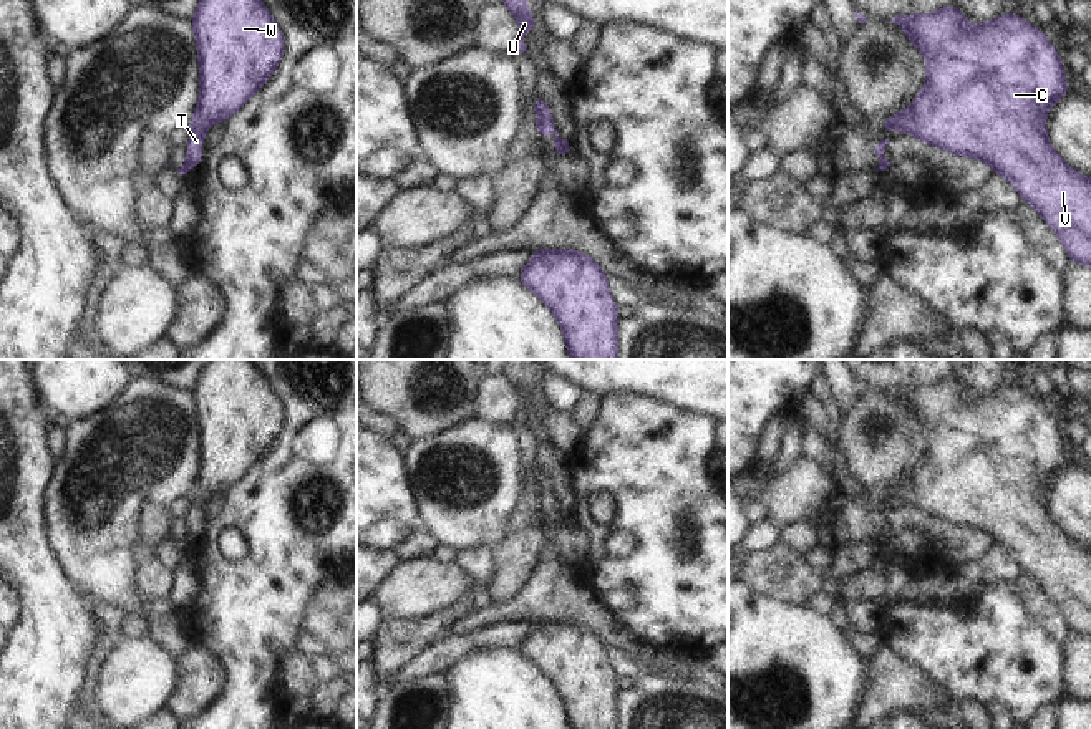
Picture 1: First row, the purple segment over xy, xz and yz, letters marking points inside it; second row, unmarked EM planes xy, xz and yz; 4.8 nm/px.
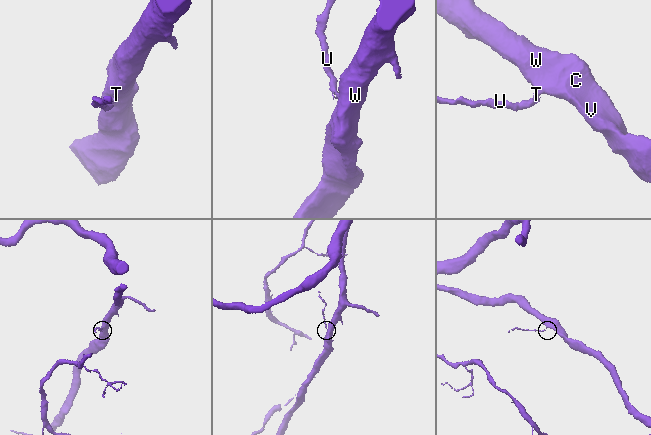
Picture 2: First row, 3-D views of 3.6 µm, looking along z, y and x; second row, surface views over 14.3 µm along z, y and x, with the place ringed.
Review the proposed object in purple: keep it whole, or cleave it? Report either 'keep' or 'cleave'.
cleave

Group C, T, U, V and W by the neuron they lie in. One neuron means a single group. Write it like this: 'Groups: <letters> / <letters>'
Groups: C T V W / U.

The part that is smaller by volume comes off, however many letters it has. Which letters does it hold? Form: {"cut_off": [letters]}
{"cut_off": ["U"]}

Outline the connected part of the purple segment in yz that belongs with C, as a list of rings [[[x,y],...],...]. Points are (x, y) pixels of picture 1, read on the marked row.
[[[953,5],[929,13],[929,15],[897,15],[890,23],[897,23],[909,36],[909,40],[924,53],[927,60],[927,83],[924,89],[919,93],[917,99],[902,113],[894,114],[880,123],[882,129],[890,133],[894,129],[904,129],[914,138],[942,147],[948,152],[963,156],[963,157],[977,157],[992,166],[995,174],[1006,177],[1020,192],[1021,200],[1033,205],[1046,220],[1046,224],[1058,234],[1061,239],[1069,258],[1073,263],[1086,263],[1091,267],[1091,179],[1084,177],[1078,171],[1071,169],[1064,164],[1064,161],[1051,149],[1046,138],[1046,113],[1053,103],[1061,99],[1068,91],[1068,84],[1064,81],[1064,65],[1058,60],[1056,50],[1051,46],[1045,31],[1040,31],[1028,25],[1020,15],[1006,13],[992,22],[987,22],[980,27],[970,27],[967,23],[967,17]]]

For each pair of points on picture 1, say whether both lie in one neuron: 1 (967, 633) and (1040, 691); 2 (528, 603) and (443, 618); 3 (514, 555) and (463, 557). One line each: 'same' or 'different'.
1: same
2: different
3: different

